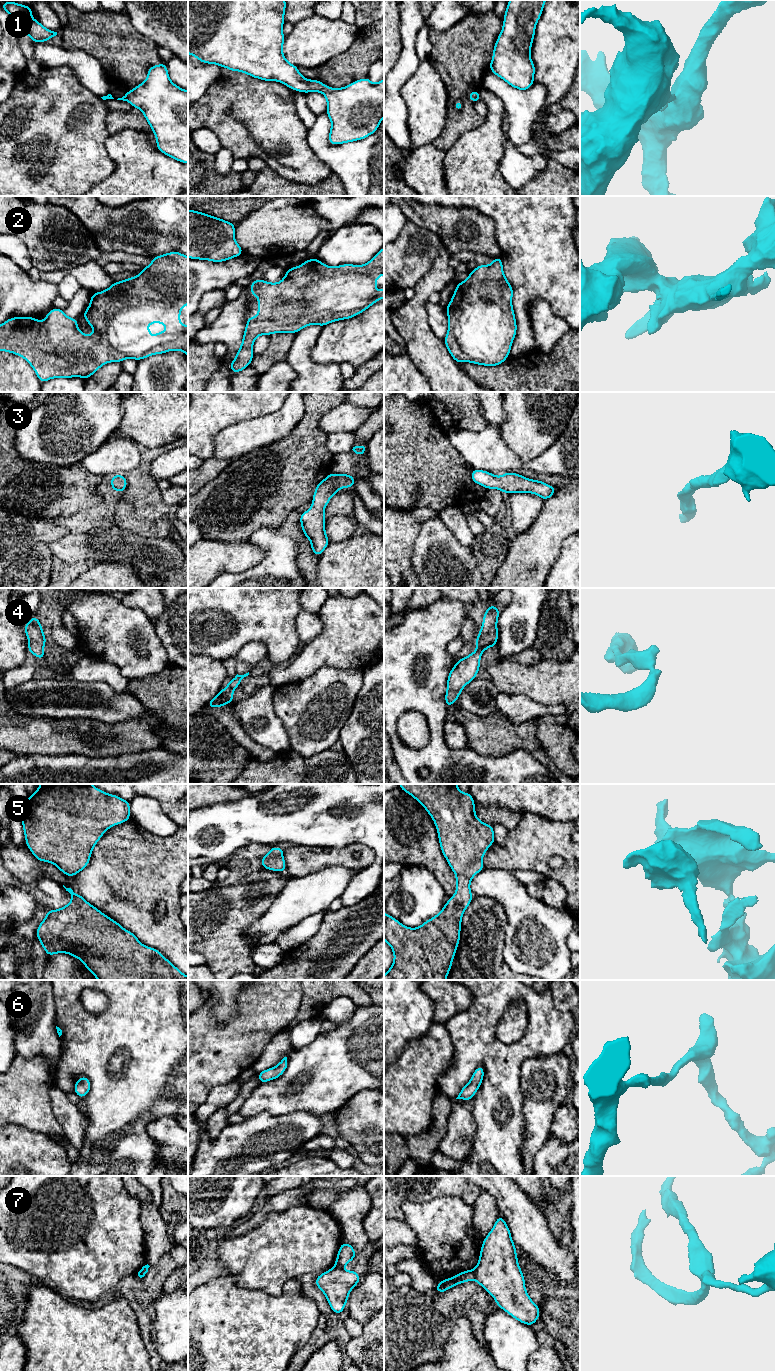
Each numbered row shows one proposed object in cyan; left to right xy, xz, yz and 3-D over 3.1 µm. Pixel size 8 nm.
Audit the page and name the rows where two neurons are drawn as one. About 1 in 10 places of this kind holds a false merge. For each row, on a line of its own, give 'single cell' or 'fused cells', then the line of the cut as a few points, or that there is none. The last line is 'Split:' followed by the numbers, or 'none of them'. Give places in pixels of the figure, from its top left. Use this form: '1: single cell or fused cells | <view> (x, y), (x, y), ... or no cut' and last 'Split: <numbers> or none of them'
1: single cell | no cut
2: single cell | no cut
3: single cell | no cut
4: single cell | no cut
5: single cell | no cut
6: single cell | no cut
7: fused cells | yz (474, 1269), (475, 1279)
Split: 7

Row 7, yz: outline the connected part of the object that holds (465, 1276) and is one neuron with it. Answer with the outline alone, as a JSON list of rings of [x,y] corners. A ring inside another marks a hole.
[[[475,1269],[463,1271],[451,1278],[440,1281],[435,1288],[435,1291],[438,1293],[444,1293],[446,1290],[458,1284],[471,1280],[475,1280]]]

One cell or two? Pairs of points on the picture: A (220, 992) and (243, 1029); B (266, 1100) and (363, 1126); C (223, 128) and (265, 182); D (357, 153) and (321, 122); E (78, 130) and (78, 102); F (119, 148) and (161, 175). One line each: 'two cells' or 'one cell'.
A: two cells
B: two cells
C: two cells
D: one cell
E: one cell
F: one cell

